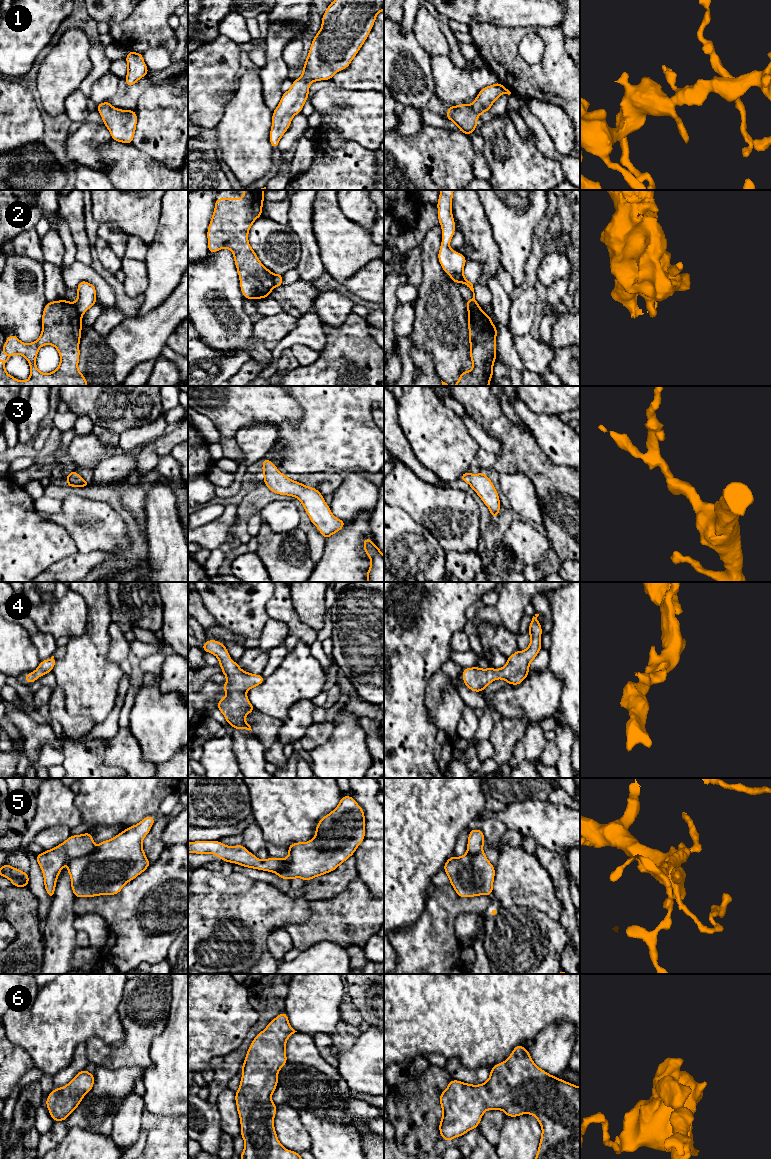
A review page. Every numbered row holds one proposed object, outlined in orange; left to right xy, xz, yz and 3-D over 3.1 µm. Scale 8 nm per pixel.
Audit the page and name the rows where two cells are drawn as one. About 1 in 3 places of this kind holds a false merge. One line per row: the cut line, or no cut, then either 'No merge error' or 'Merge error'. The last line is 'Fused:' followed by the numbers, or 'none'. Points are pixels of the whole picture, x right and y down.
1: No split. No merge error
2: Split along xy (73, 304), (81, 316). Merge error
3: No split. No merge error
4: No split. No merge error
5: No split. No merge error
6: No split. No merge error
Fused: 2

